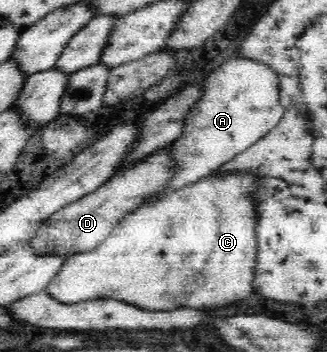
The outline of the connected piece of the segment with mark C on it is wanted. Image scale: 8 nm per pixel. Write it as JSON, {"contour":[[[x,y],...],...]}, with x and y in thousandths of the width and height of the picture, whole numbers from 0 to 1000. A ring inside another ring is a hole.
{"contour":[[[758,489],[648,491],[578,528],[560,528],[535,545],[505,551],[498,563],[486,563],[462,580],[431,582],[413,602],[367,619],[333,670],[291,710],[220,722],[187,753],[180,773],[135,824],[156,847],[180,852],[193,864],[229,864],[229,858],[291,852],[291,847],[352,847],[352,852],[401,858],[413,869],[437,869],[437,875],[462,875],[462,881],[492,869],[492,858],[517,858],[517,869],[590,869],[590,875],[682,875],[682,869],[737,858],[774,830],[768,801],[774,801],[774,784],[780,784],[780,705],[786,705],[786,688],[768,688],[780,676],[780,602],[774,602],[774,591],[780,591],[774,585],[780,531],[783,506]]]}

